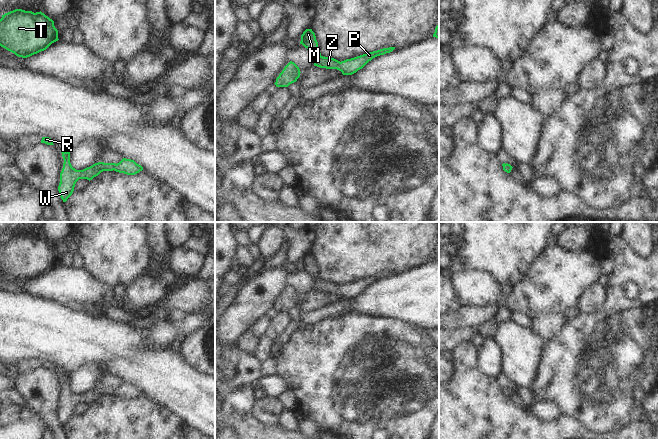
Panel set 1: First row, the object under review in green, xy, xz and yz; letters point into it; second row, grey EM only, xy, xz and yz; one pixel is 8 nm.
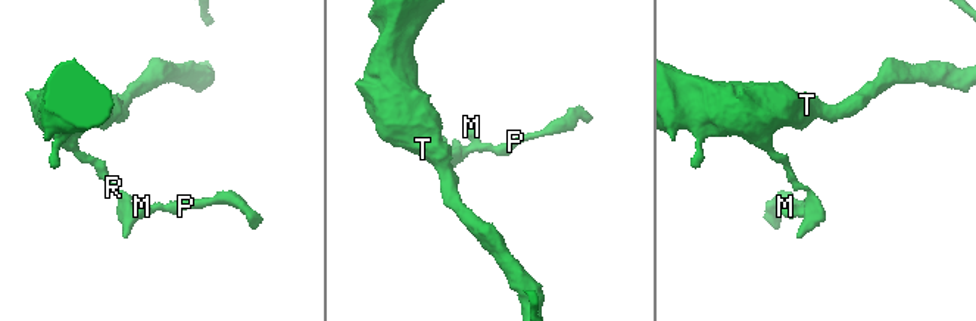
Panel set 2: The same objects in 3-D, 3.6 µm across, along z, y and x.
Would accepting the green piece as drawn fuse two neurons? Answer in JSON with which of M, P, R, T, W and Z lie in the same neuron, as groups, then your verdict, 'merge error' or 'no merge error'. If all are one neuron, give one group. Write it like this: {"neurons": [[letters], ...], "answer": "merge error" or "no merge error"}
{"neurons": [["M", "P", "R", "T", "W", "Z"]], "answer": "no merge error"}

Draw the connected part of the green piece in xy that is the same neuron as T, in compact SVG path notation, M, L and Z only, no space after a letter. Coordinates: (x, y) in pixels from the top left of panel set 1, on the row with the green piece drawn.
M15 9L0 19L0 46L27 58L58 41L54 21L44 13Z

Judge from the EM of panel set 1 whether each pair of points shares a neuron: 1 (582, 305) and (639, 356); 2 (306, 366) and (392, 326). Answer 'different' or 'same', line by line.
1: different
2: same

